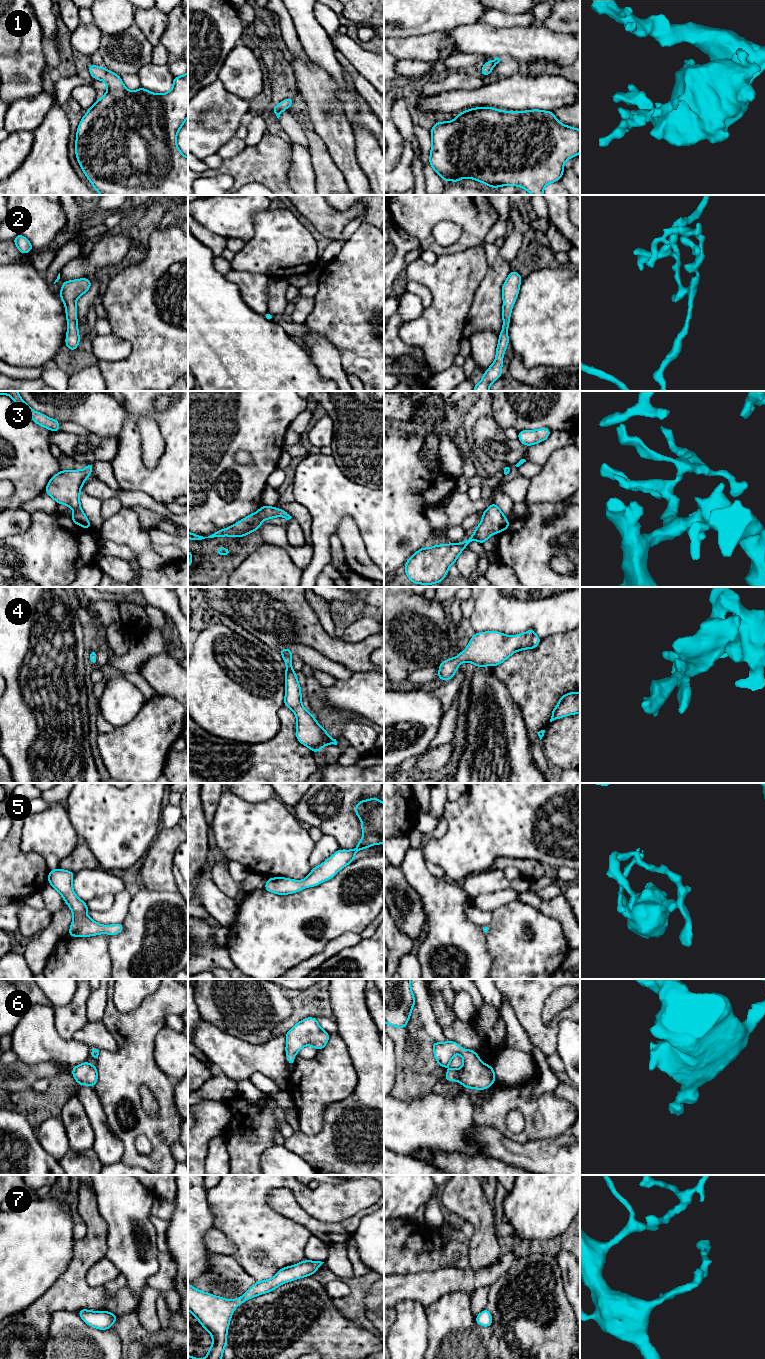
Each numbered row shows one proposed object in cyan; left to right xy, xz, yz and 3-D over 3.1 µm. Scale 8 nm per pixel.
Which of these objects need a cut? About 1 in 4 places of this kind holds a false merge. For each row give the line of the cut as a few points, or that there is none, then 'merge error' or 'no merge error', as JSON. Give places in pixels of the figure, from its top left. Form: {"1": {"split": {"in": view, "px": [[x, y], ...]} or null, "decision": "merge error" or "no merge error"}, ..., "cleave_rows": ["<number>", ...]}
{"1": {"split": null, "decision": "no merge error"}, "2": {"split": null, "decision": "no merge error"}, "3": {"split": null, "decision": "no merge error"}, "4": {"split": null, "decision": "no merge error"}, "5": {"split": null, "decision": "no merge error"}, "6": {"split": null, "decision": "no merge error"}, "7": {"split": null, "decision": "no merge error"}, "cleave_rows": []}

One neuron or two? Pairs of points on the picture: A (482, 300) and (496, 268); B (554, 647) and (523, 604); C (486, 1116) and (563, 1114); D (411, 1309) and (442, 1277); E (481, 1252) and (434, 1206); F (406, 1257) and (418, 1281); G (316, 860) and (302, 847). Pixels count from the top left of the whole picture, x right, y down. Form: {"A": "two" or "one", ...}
{"A": "one", "B": "two", "C": "one", "D": "two", "E": "two", "F": "two", "G": "two"}

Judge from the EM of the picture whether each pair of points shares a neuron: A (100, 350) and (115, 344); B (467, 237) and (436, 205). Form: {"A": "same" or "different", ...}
{"A": "same", "B": "same"}

